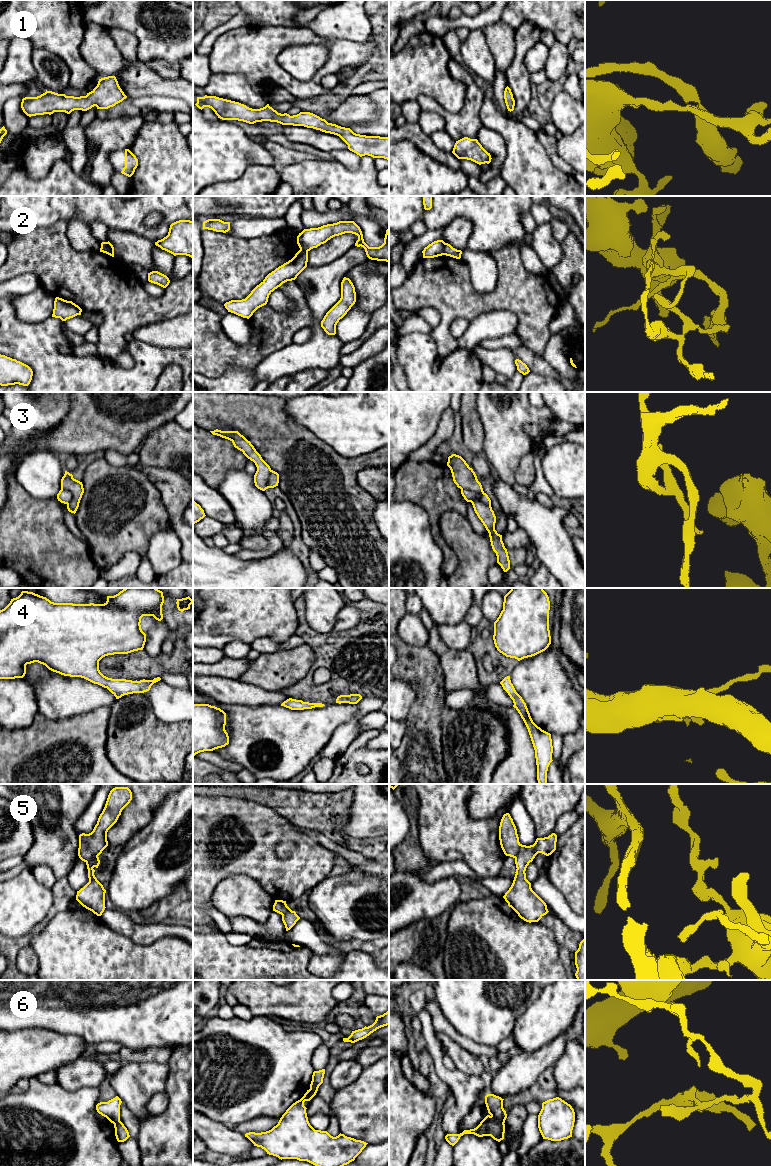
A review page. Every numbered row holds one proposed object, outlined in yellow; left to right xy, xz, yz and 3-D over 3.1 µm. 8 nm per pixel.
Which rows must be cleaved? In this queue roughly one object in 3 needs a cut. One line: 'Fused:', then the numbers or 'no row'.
Fused: 2, 3, 5, 6

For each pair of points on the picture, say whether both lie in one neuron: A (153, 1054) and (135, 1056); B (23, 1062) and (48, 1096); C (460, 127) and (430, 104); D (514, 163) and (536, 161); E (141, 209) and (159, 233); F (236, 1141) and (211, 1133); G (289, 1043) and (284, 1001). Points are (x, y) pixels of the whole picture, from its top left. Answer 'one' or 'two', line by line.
A: one
B: two
C: one
D: one
E: one
F: one
G: two

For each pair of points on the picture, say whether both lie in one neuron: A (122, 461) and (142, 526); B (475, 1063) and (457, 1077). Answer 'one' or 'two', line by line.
A: two
B: two

